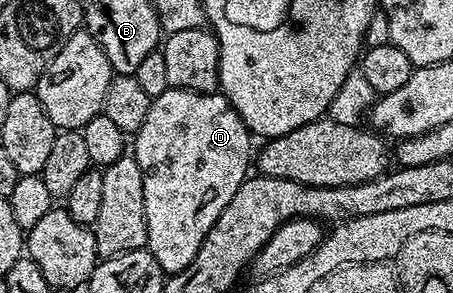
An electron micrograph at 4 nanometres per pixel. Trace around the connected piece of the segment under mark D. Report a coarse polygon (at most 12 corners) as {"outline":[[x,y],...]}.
{"outline":[[216,92],[152,97],[132,155],[147,250],[199,254],[250,175],[249,127]]}

